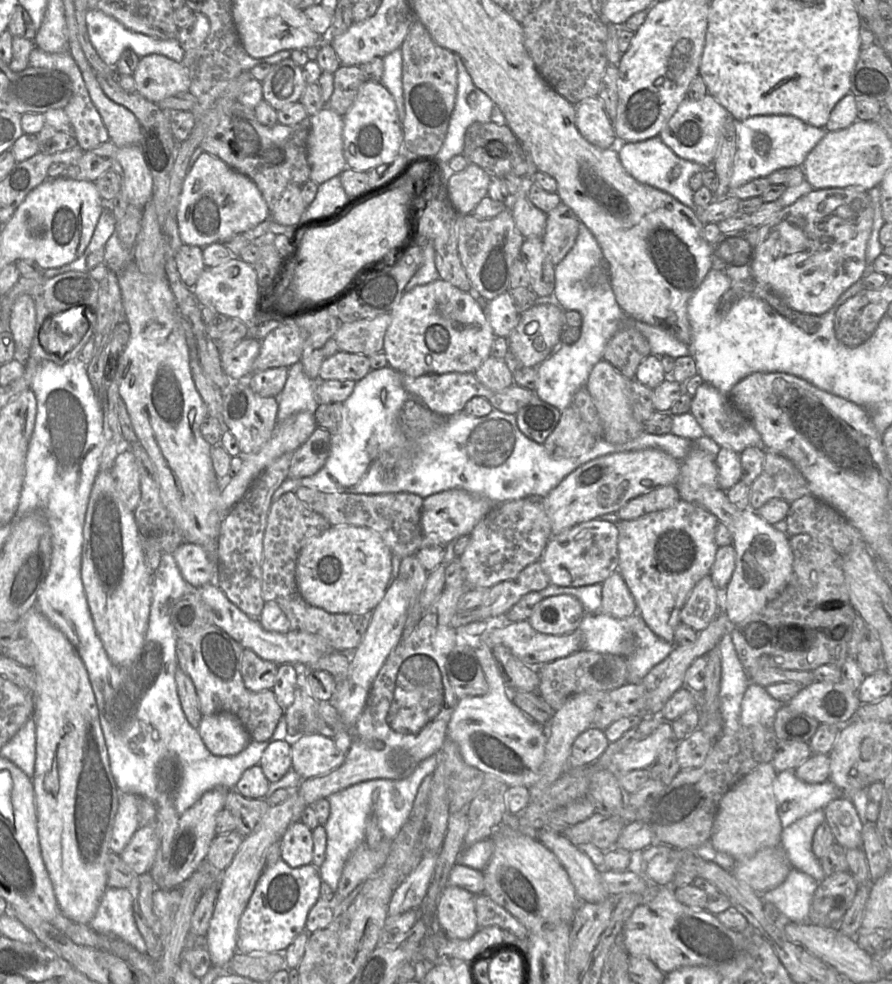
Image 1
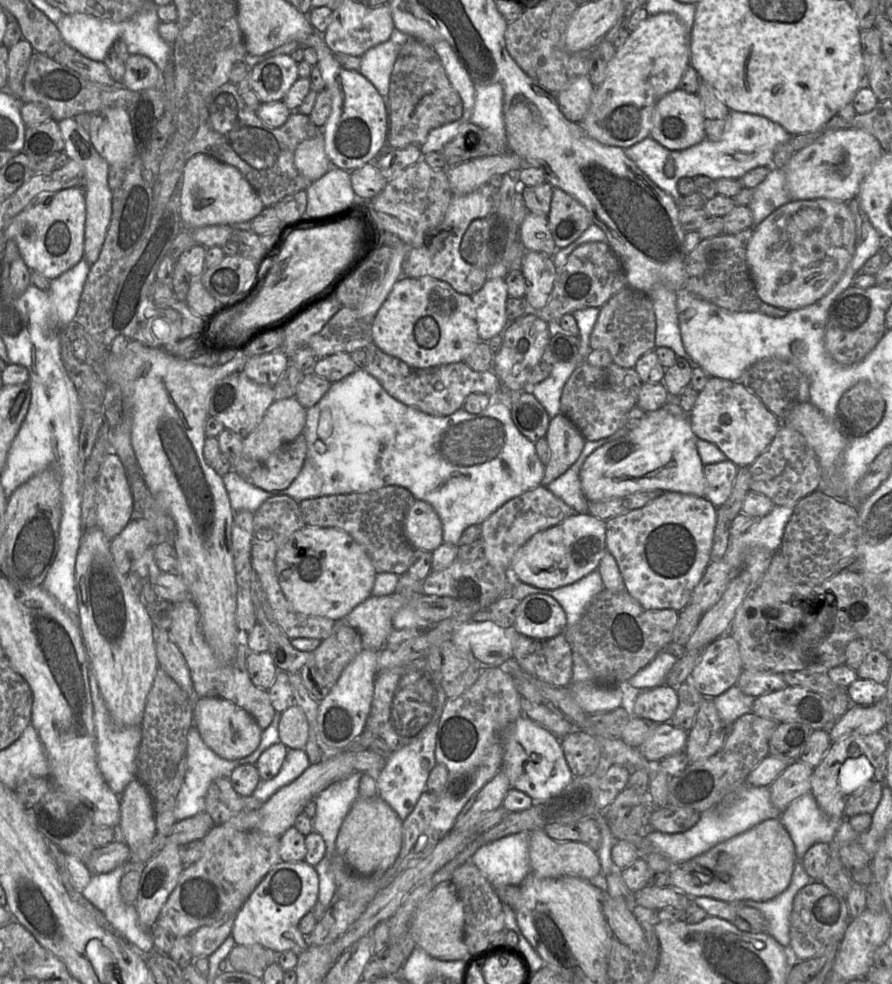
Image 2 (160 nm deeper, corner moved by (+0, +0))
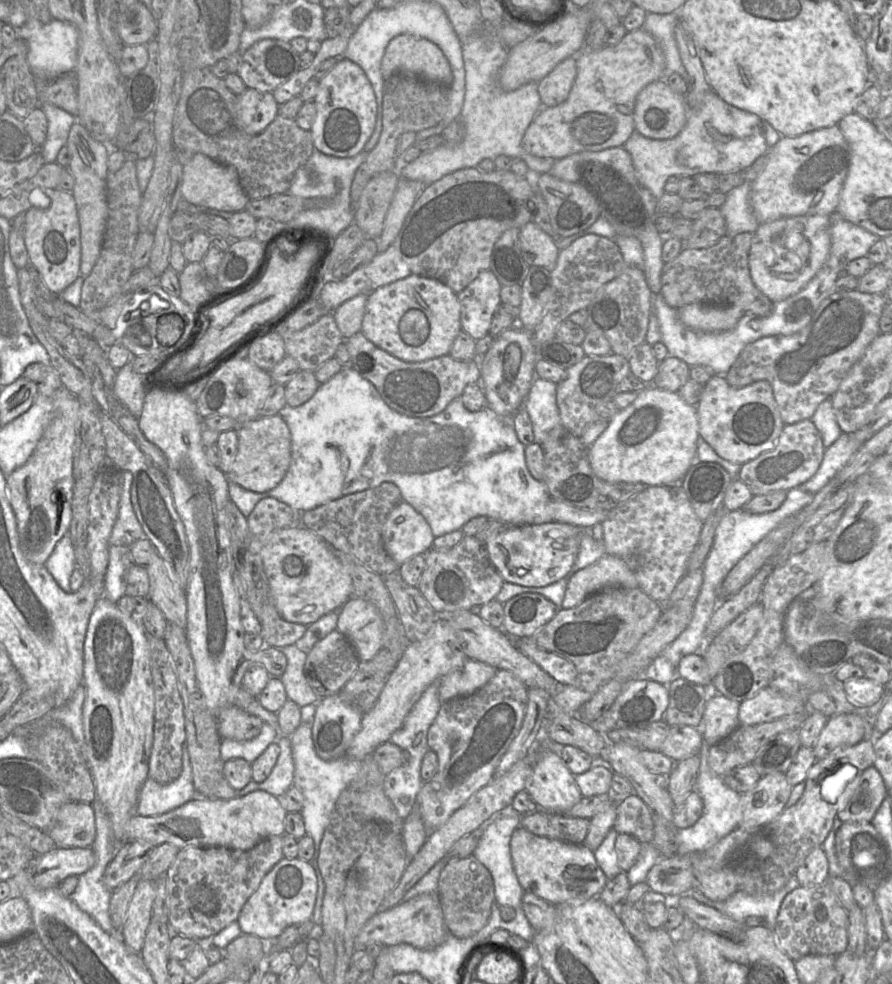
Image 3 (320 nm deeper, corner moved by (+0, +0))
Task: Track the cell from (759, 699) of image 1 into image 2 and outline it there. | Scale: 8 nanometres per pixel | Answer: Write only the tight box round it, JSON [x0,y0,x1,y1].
[713,685,755,727]

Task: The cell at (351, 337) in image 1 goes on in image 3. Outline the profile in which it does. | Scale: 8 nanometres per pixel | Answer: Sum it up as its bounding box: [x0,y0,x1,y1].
[282,313,345,372]

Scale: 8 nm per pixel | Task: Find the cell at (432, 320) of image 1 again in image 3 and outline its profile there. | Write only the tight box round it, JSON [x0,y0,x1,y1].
[361,275,461,362]

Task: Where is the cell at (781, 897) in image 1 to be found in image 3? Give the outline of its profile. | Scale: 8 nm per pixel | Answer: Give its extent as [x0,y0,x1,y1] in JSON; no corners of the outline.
[690,874,799,930]

